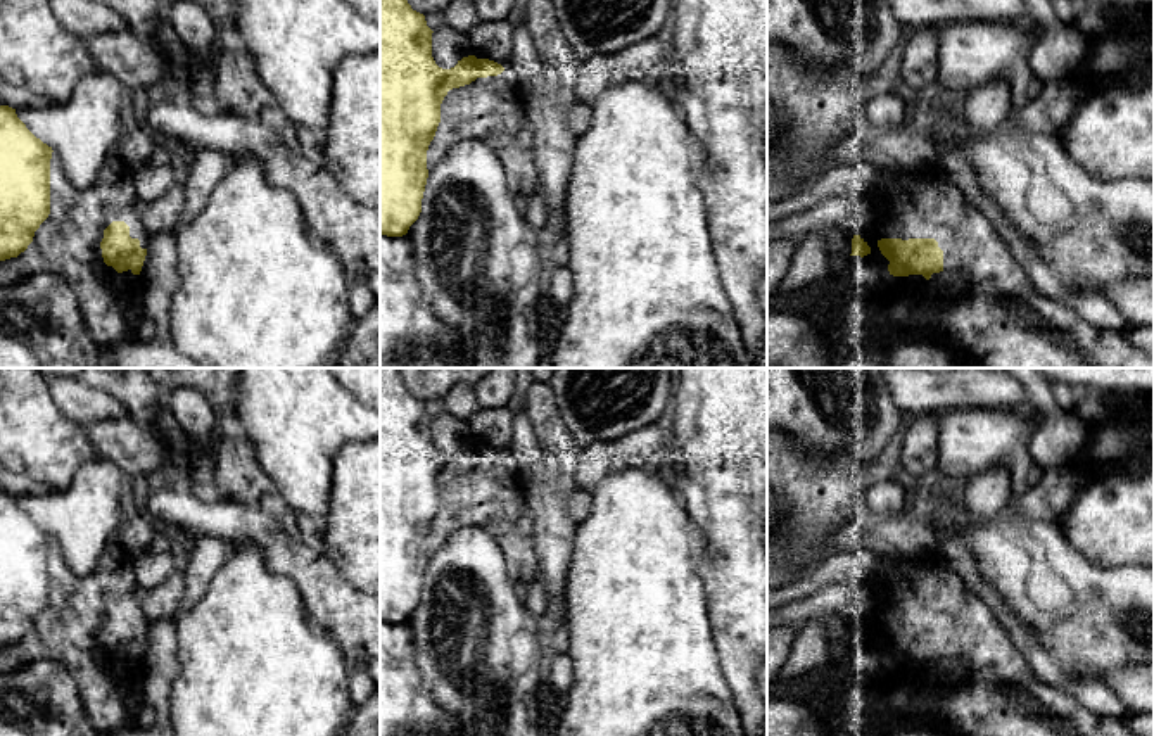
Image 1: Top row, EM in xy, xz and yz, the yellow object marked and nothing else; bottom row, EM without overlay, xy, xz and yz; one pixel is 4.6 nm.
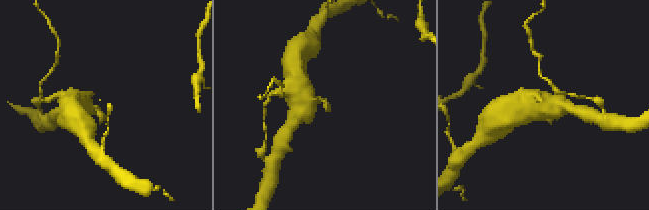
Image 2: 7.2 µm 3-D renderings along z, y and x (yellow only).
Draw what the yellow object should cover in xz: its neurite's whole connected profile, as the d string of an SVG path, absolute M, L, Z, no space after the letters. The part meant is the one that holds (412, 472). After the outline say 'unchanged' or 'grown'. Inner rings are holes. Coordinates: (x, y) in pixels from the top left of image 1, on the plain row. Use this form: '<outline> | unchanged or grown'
M380 368L380 620L403 624L422 600L428 565L427 537L441 510L441 491L449 477L477 465L498 463L504 454L475 442L442 456L432 444L432 416L408 390L399 368Z | unchanged

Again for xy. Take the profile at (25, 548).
M0 492L0 648L17 644L50 601L52 534L36 525L16 496Z | unchanged

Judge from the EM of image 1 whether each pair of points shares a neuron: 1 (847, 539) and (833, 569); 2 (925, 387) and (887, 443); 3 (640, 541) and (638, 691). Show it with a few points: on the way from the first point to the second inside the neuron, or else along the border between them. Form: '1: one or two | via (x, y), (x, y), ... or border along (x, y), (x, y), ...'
1: two | border along (880, 557), (866, 550), (843, 550), (819, 564)
2: two | border along (887, 386), (892, 399), (907, 420)
3: one | via (638, 579), (638, 653)

